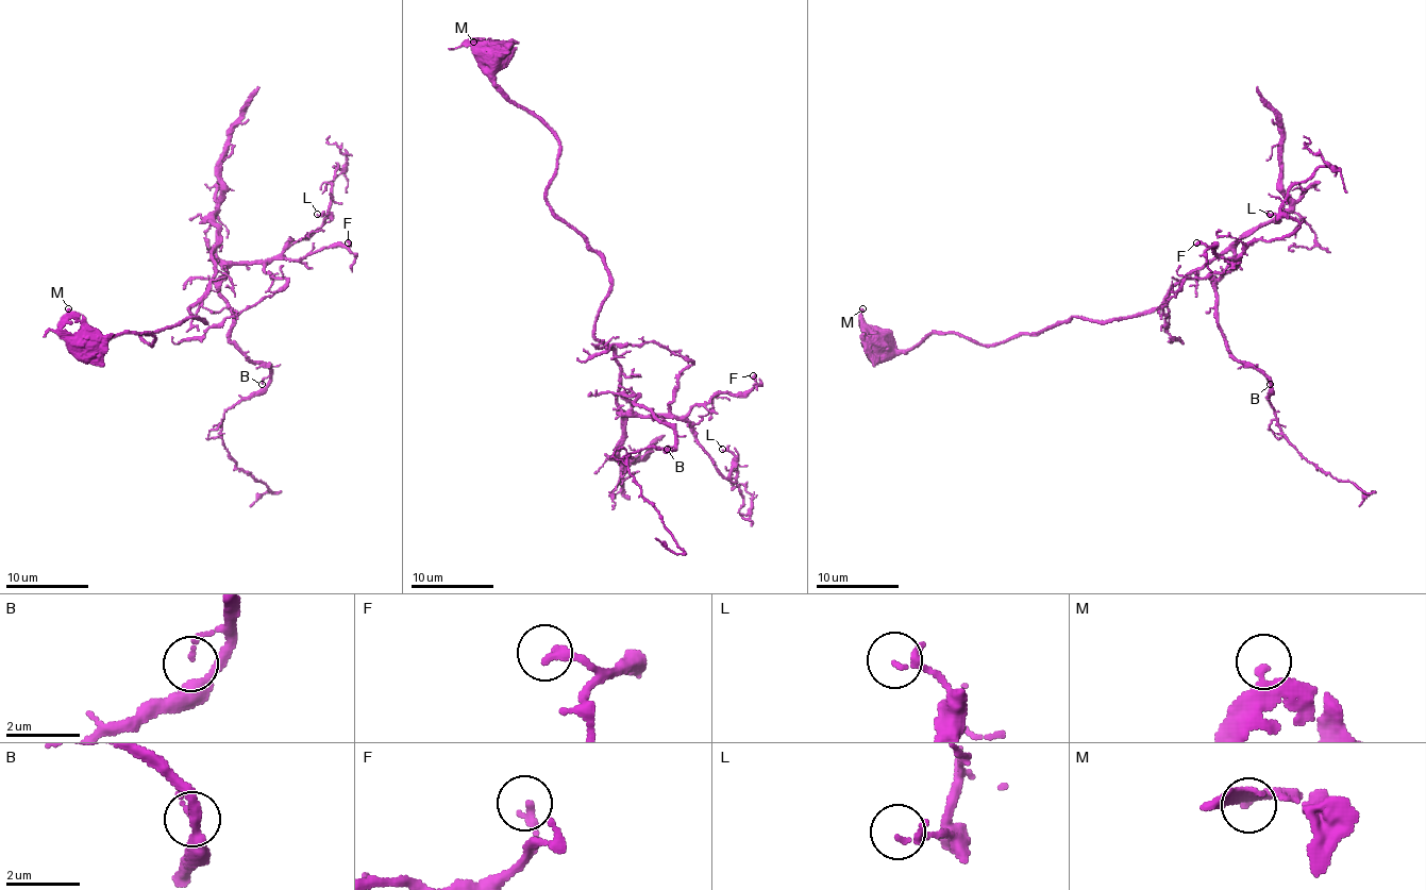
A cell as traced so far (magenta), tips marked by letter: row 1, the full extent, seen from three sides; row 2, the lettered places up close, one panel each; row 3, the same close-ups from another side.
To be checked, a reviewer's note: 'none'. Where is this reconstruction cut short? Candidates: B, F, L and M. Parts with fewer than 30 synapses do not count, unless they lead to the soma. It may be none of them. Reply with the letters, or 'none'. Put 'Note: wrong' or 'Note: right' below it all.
none
Note: right

